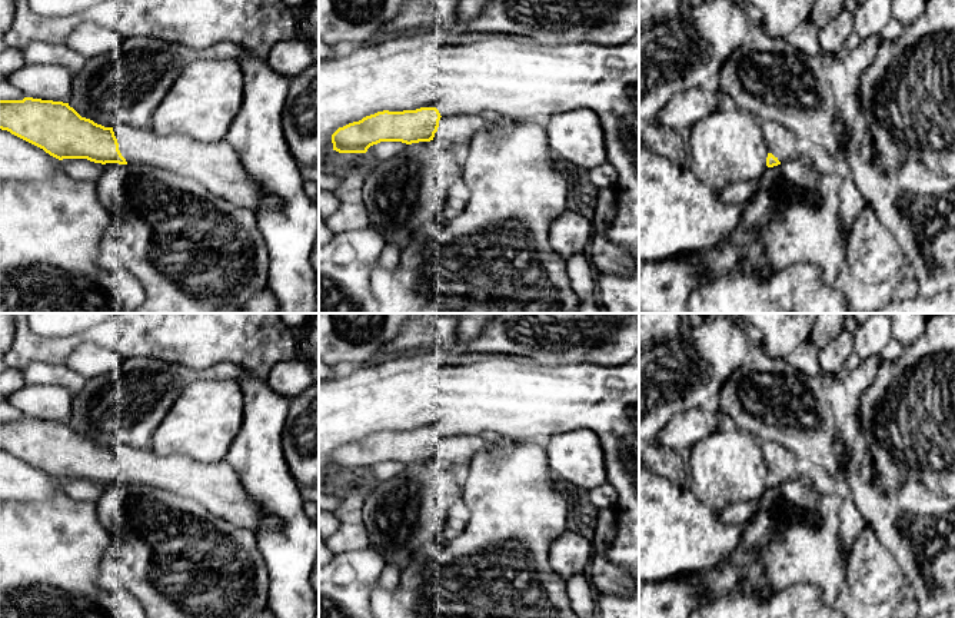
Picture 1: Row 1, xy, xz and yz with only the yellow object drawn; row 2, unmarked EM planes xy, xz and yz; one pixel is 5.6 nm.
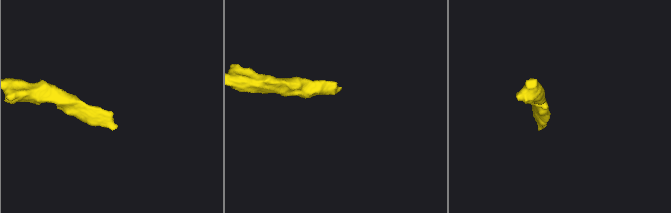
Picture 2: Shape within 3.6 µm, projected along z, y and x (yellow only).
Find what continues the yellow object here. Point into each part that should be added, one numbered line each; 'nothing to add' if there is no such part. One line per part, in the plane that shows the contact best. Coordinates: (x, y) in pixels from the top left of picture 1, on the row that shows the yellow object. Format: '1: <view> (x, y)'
1: xy (215, 165)

